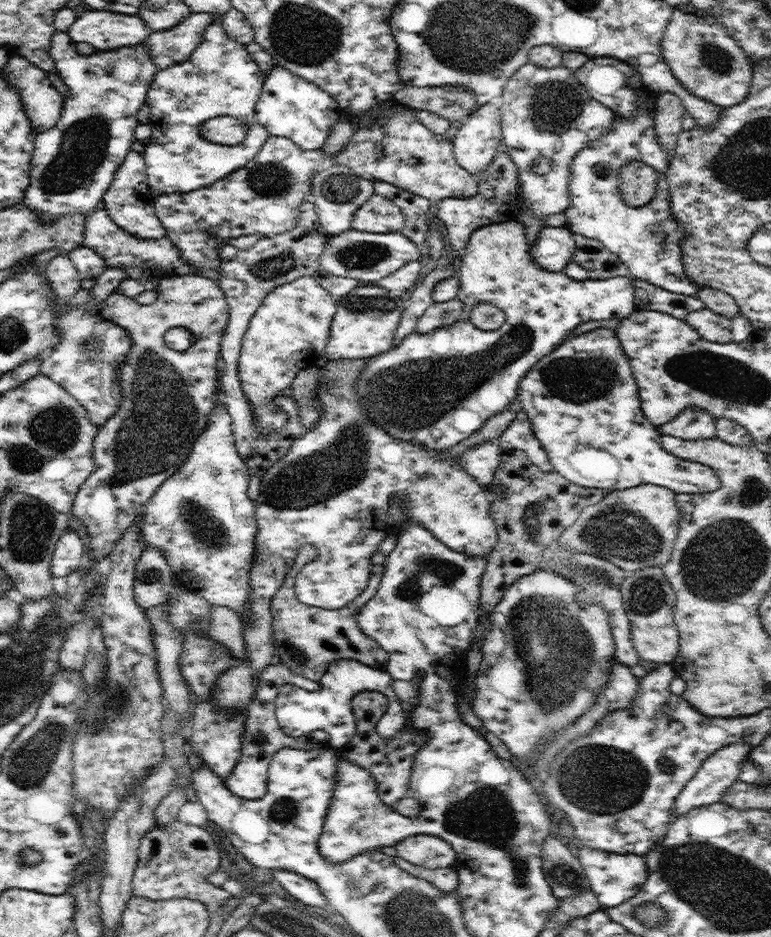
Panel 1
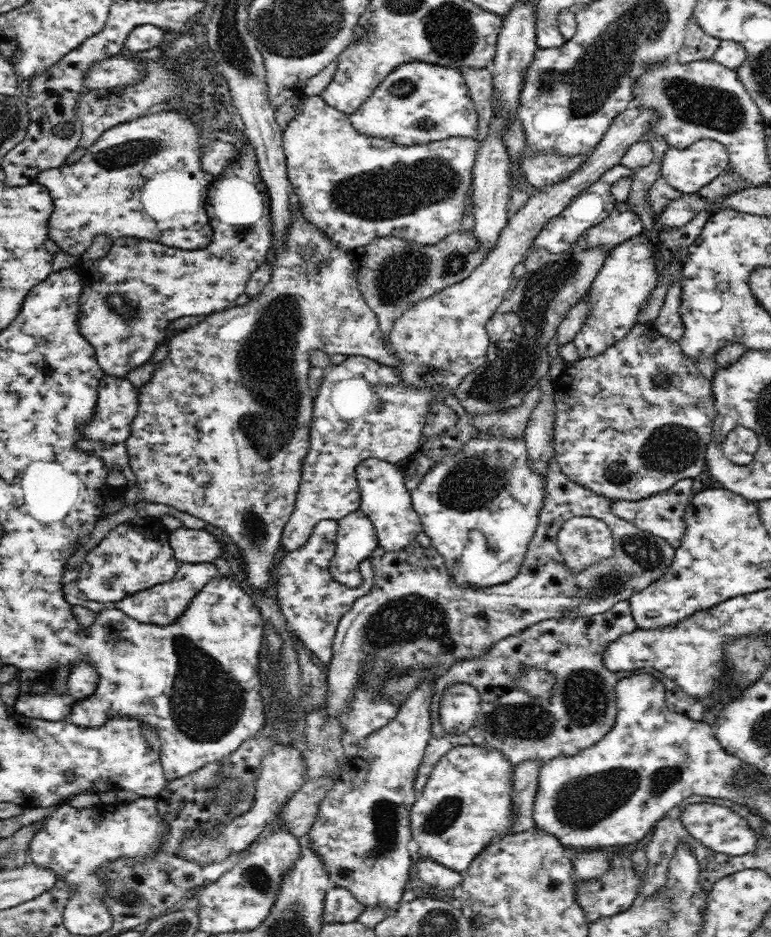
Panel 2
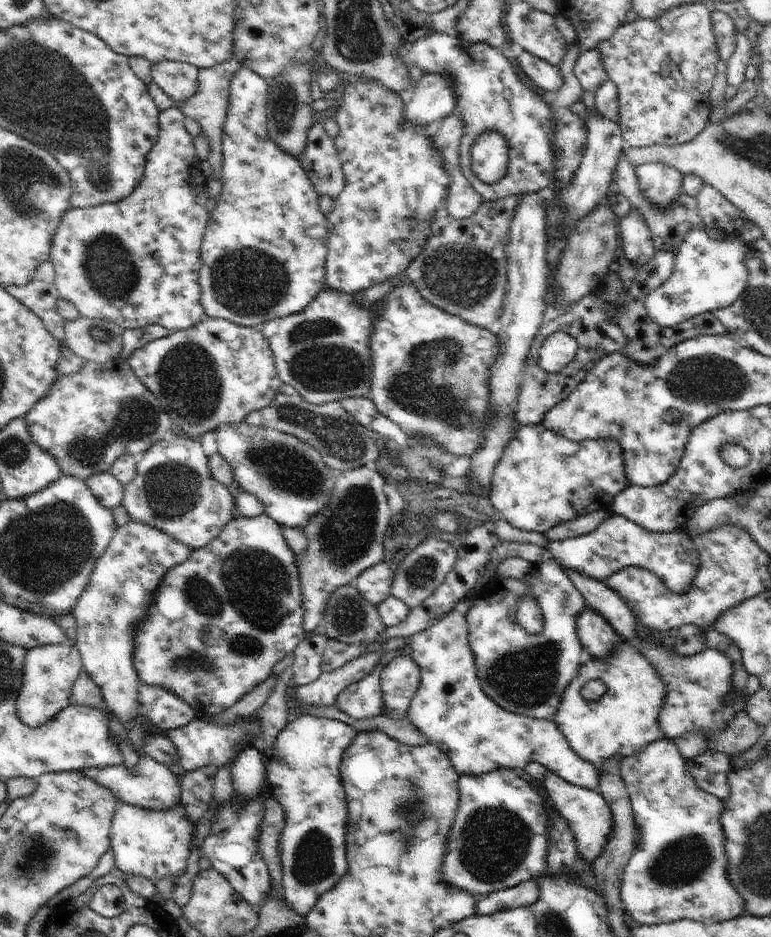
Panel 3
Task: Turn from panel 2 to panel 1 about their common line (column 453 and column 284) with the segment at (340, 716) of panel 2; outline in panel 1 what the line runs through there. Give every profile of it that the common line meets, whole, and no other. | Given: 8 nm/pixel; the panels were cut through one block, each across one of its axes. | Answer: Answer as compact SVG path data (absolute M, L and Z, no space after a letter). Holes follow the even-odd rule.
M312 544L301 546L294 564L284 577L284 583L280 585L271 599L271 614L273 617L271 634L272 640L274 640L276 659L290 669L292 674L304 676L304 678L316 682L321 680L322 675L334 660L358 660L361 664L384 671L389 660L388 654L374 638L366 636L355 622L356 614L359 614L361 607L375 596L380 587L384 572L383 564L374 566L367 588L353 602L339 610L328 610L302 604L298 601L295 593L296 574L308 562L314 561L316 557L318 557L316 546L312 546Z

